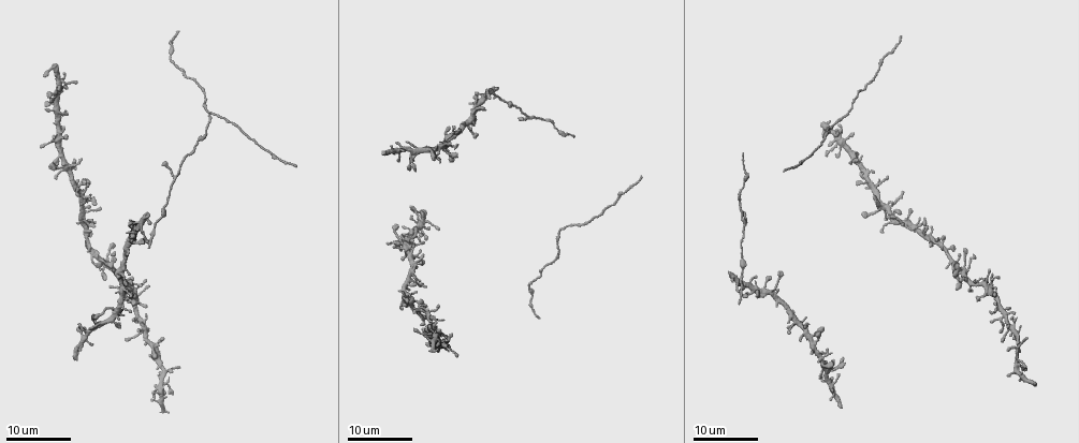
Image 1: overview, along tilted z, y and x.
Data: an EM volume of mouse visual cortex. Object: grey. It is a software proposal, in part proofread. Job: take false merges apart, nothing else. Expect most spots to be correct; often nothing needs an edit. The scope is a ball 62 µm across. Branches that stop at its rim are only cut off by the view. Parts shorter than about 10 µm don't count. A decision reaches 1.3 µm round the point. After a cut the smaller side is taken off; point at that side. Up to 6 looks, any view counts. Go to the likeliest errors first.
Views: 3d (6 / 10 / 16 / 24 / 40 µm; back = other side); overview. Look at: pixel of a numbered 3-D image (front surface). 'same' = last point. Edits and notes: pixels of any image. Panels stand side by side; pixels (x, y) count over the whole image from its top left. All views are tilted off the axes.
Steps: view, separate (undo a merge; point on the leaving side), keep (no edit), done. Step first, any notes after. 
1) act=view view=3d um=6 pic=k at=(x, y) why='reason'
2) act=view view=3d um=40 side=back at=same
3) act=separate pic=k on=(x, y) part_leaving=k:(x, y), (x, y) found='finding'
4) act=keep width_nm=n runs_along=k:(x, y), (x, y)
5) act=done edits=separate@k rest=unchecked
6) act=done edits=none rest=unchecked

act=view view=3d um=24 pic=1 at=(59, 147) why='four arms meet'

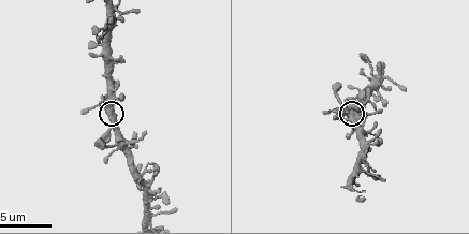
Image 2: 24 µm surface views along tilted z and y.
act=view view=3d um=10 pic=2 at=(106, 111) why='closer look'

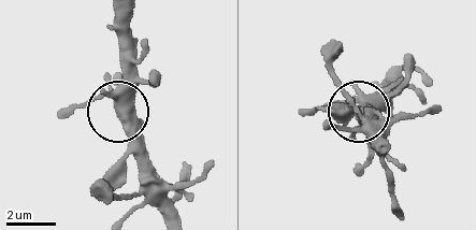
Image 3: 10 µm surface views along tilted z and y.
act=keep runs_along=3:(130, 109), (120, 103), (124, 61) found='all the same neuron'

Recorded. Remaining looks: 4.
act=view view=3d um=24 pic=1 at=(773, 294) why='a fork'

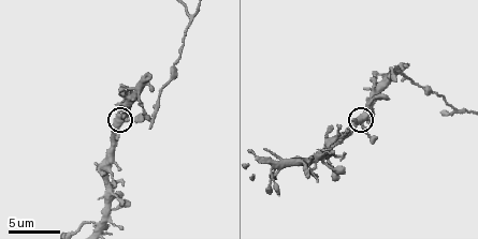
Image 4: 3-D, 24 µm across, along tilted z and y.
act=view view=3d um=10 pic=4 at=(362, 118) why='zoom in'

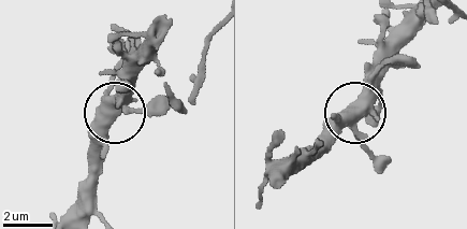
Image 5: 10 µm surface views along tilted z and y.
act=keep width_nm=460 found='all the same neuron'

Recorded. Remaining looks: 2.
act=view view=3d um=6 pic=2 at=(362, 127) why='four arms meet'

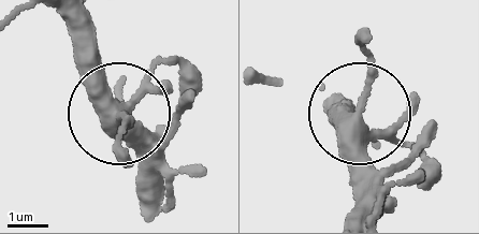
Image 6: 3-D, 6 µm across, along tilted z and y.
act=keep width_nm=340 found='continuous, no second neuron'

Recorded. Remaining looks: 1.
act=done edits=none rest=unchecked

